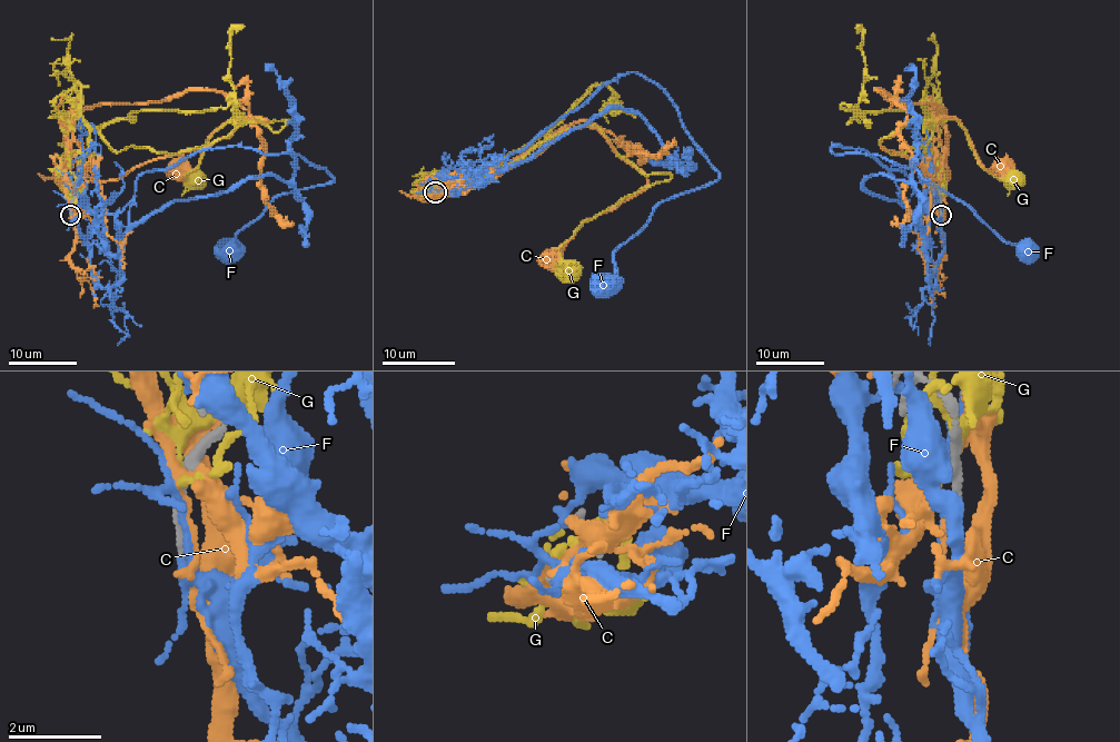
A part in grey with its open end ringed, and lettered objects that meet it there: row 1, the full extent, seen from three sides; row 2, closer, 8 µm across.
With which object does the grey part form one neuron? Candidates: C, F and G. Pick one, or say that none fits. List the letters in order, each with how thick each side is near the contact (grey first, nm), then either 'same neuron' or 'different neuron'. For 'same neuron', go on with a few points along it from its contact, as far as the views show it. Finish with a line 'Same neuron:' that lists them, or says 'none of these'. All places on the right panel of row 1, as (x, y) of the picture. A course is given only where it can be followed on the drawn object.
C: calibres 300 and 100 nm; different neuron
F: calibres 280 and 130 nm; same neuron; course (938, 213), (934, 287), (905, 174), (865, 150), (830, 148), (912, 167), (1027, 248)
G: calibres 220 and 140 nm; different neuron
Same neuron: F

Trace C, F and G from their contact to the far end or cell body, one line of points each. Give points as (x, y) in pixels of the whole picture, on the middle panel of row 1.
C: (434, 190), (425, 198), (489, 184), (567, 130), (595, 128), (646, 184), (583, 224), (553, 258)
F: (434, 189), (481, 185), (630, 71), (654, 81), (717, 178), (663, 199), (614, 253), (604, 284)
G: (434, 190), (504, 172), (584, 127), (640, 169), (671, 176), (584, 221), (558, 249), (572, 283)

